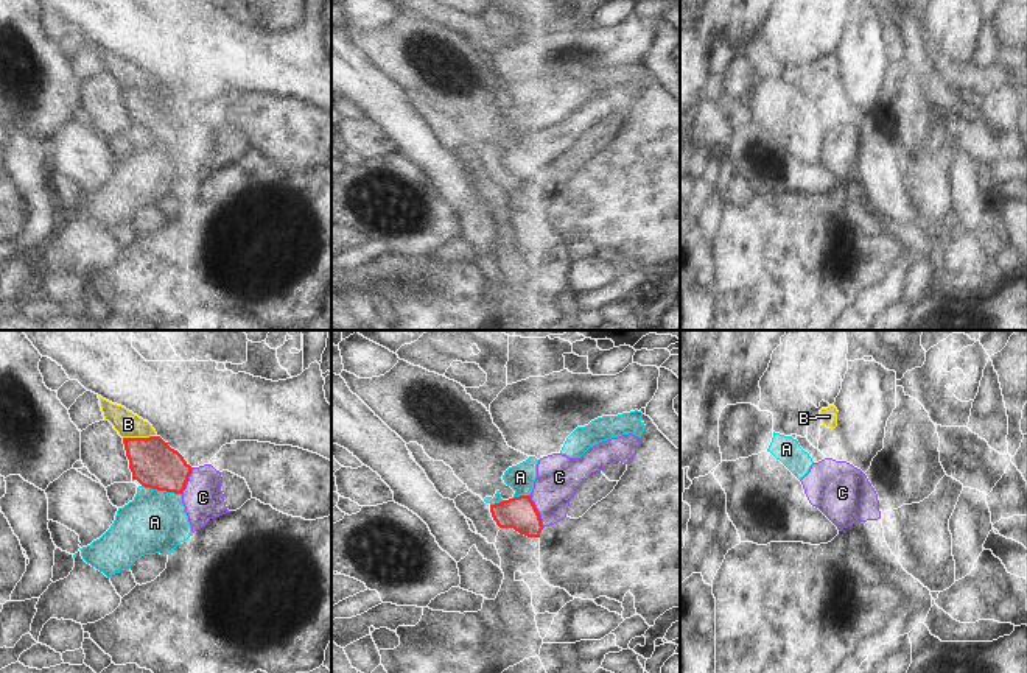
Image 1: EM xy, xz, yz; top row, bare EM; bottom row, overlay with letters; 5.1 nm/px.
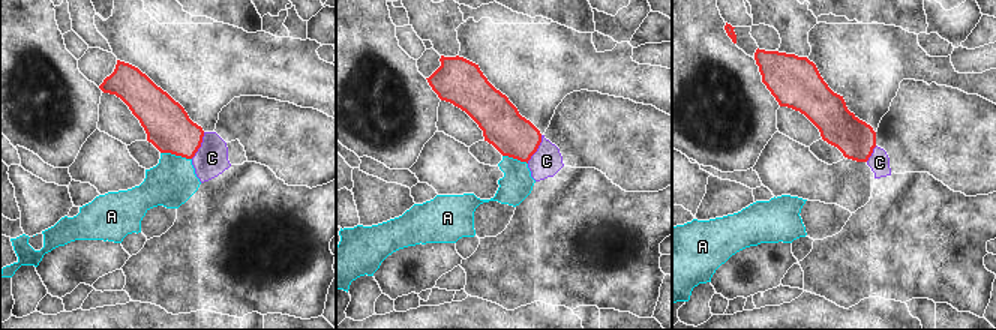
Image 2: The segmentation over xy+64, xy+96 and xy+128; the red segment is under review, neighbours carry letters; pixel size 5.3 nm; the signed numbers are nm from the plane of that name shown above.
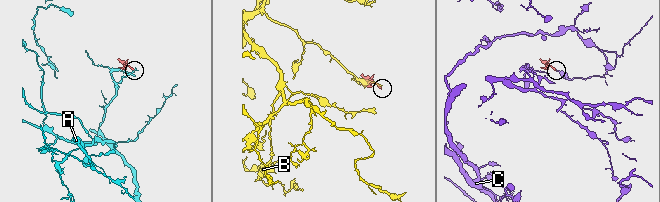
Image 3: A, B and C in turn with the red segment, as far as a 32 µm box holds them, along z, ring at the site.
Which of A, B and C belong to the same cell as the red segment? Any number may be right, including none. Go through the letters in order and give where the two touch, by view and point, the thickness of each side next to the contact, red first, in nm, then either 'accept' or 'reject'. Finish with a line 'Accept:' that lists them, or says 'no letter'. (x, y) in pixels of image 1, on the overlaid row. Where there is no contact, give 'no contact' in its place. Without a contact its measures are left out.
A: xy (162, 489) | 240/320 nm | reject
B: xy (139, 438) | 240/130 nm | reject
C: xz (537, 511) | 170/220 nm | accept
Accept: C

